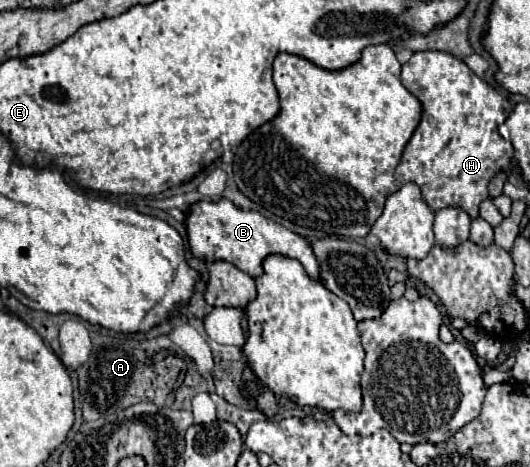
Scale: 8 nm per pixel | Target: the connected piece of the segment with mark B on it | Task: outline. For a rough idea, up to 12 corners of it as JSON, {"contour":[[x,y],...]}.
{"contour":[[227,198],[193,204],[191,252],[251,278],[265,256],[299,260],[321,282],[303,236]]}

